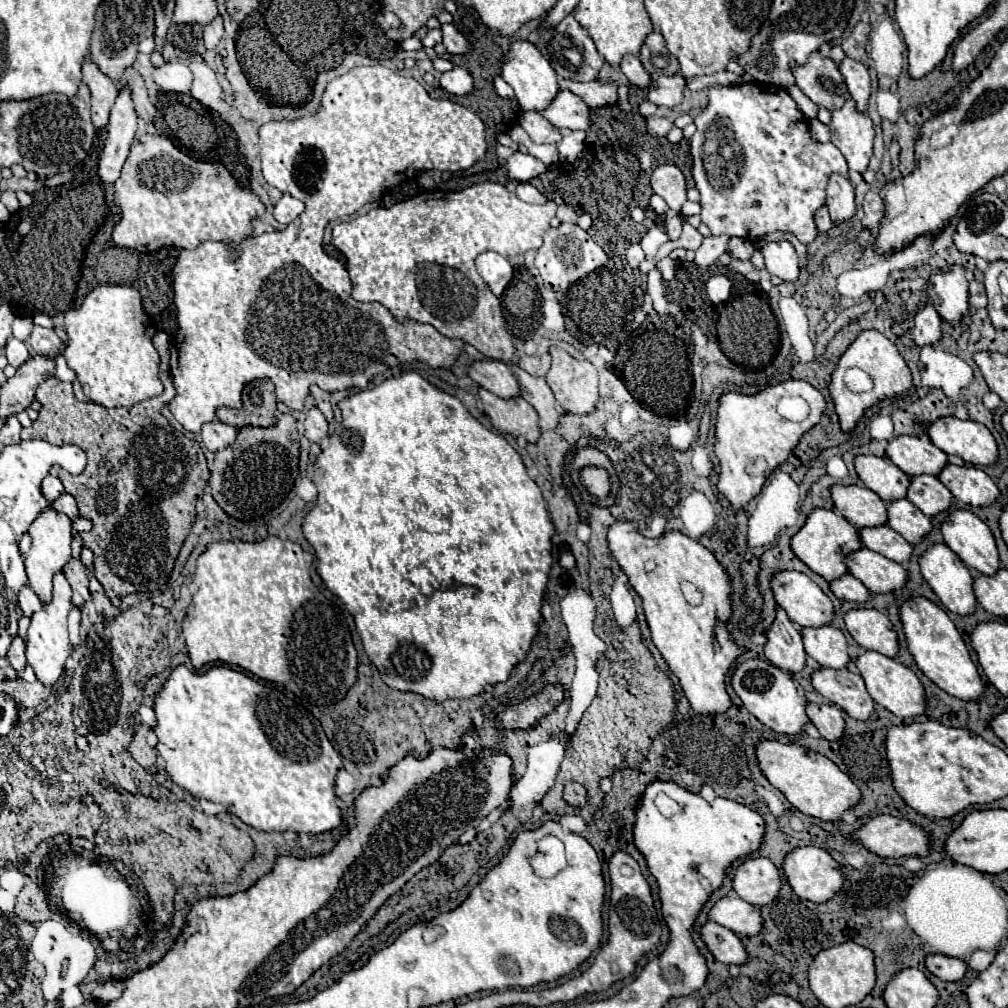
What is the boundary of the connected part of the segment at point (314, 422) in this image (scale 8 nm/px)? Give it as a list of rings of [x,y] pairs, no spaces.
[[[311,408],[307,412],[303,426],[305,426],[305,436],[309,438],[309,442],[315,442],[315,444],[319,444],[323,438],[327,438],[331,434],[325,416],[317,408]]]

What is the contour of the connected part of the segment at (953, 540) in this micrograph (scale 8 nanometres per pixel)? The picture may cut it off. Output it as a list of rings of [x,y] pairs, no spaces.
[[[955,510],[941,526],[945,544],[963,560],[967,568],[991,576],[999,570],[999,550],[985,522],[969,510]]]

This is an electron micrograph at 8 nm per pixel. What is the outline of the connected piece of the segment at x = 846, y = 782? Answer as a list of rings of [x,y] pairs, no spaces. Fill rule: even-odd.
[[[761,740],[757,744],[757,758],[767,780],[785,794],[785,798],[803,814],[815,816],[821,820],[843,820],[847,810],[853,810],[859,804],[859,788],[853,780],[841,772],[829,758],[813,754],[811,750],[797,744],[781,744],[777,740]]]

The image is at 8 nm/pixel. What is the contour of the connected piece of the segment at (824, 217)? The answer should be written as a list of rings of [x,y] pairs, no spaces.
[[[825,206],[817,210],[817,214],[815,214],[815,224],[817,224],[817,232],[819,232],[819,234],[831,230],[833,224],[831,224],[831,218],[829,218],[829,212],[827,212]]]

